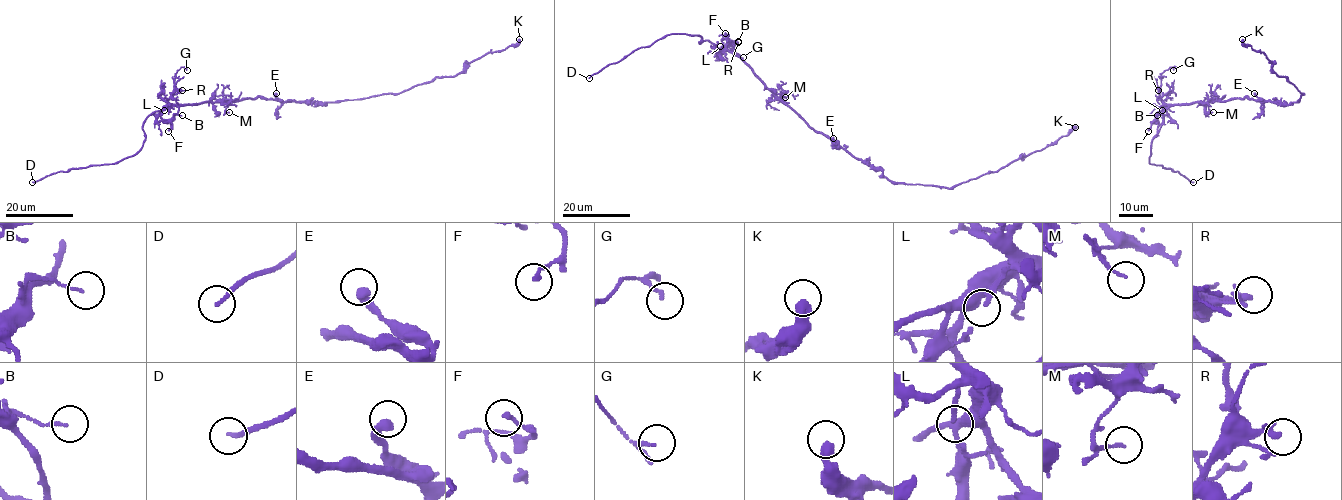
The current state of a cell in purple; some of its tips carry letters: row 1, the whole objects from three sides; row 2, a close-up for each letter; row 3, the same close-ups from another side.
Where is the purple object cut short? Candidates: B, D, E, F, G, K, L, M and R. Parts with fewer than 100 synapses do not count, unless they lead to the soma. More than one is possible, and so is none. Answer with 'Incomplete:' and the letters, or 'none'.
Incomplete: D

